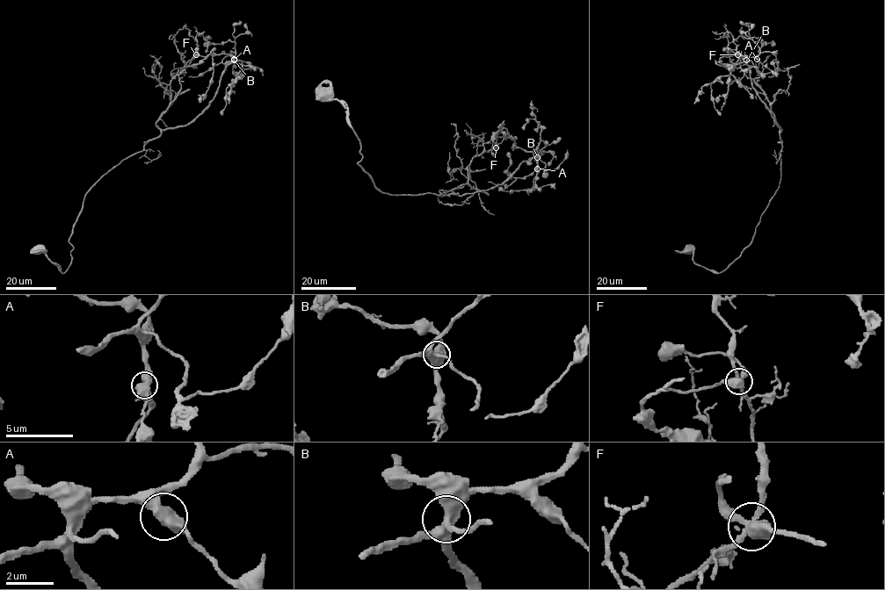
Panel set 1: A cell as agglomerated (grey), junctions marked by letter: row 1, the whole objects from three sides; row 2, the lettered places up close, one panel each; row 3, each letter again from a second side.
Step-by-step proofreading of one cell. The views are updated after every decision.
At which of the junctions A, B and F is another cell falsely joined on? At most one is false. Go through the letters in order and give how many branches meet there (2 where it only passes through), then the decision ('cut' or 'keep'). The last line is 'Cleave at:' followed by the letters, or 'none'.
A: 4 | keep
B: 4 | keep
F: 4 | keep
Cleave at: none

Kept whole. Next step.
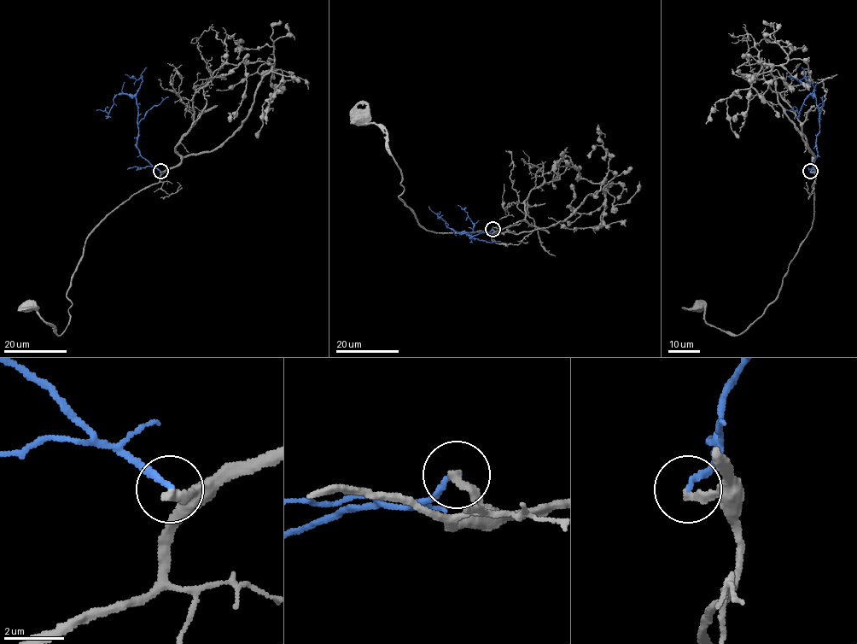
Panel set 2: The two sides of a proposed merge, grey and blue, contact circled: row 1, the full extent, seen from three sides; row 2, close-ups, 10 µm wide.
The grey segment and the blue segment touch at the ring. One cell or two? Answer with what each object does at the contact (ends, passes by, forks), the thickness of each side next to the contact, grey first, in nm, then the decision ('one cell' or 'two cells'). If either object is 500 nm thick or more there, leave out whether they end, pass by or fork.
grey ends | blue ends | 320/190 nm | two cells

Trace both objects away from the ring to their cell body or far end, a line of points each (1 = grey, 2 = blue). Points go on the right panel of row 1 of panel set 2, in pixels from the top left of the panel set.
1: (810, 171), (815, 176), (812, 228), (789, 265), (778, 297), (737, 335), (709, 324), (705, 304), (699, 303)
2: (810, 171), (817, 156), (816, 137), (819, 126), (816, 98), (810, 94), (798, 113), (788, 110)

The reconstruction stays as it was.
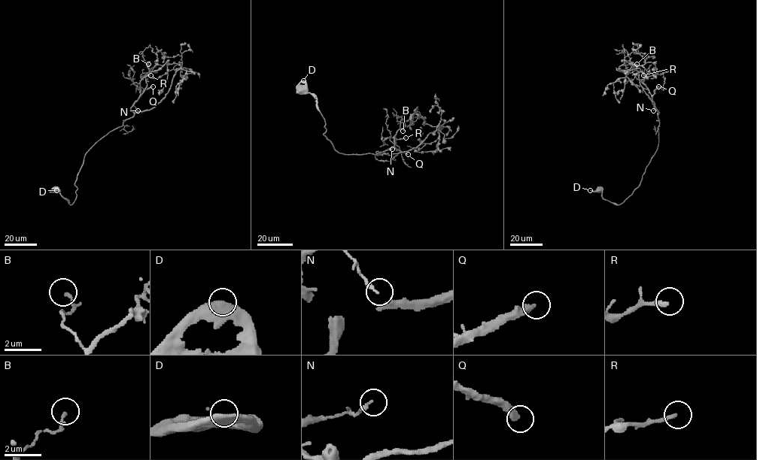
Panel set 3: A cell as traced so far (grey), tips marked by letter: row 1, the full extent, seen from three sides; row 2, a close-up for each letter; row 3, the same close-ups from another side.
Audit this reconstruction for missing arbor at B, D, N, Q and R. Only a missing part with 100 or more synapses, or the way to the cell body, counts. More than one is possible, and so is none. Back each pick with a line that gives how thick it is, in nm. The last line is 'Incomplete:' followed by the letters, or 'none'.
Q: 360 nm
Incomplete: Q

